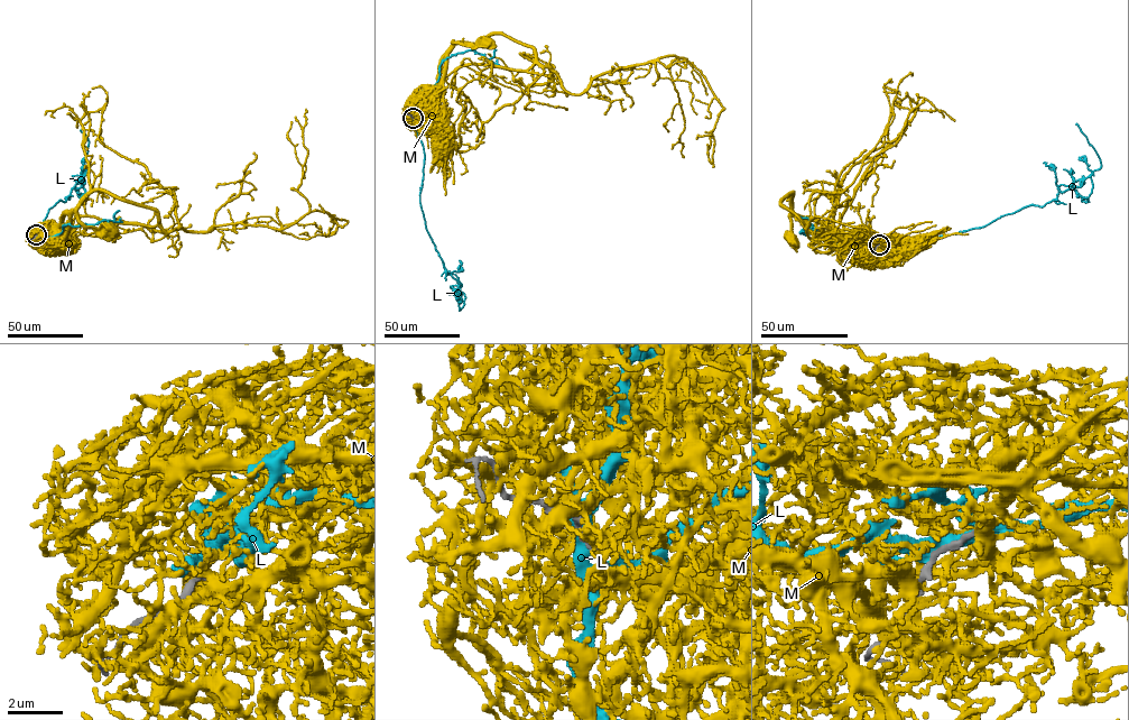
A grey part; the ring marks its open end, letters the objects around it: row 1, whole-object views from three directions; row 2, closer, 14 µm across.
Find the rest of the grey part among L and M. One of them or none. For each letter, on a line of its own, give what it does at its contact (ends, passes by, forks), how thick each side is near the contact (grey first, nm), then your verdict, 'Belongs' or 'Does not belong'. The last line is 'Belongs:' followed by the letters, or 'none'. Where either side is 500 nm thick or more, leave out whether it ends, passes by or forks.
L: It forks there. Thickness 200 nm (grey) against 320 nm. Does not belong
M: It forks there. Thickness 200 nm (grey) against 400 nm. Does not belong
Belongs: none

